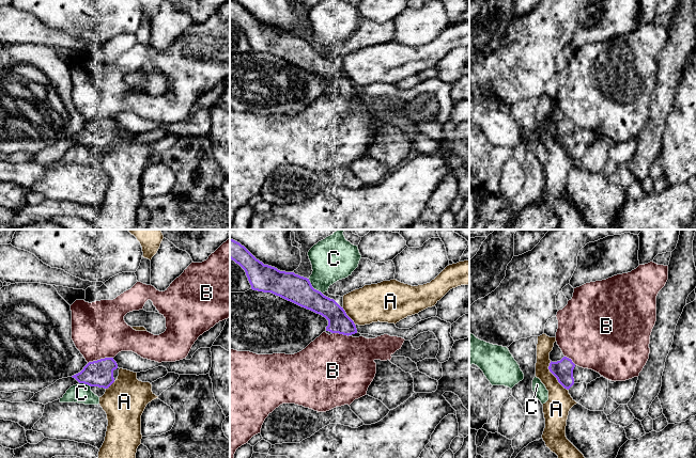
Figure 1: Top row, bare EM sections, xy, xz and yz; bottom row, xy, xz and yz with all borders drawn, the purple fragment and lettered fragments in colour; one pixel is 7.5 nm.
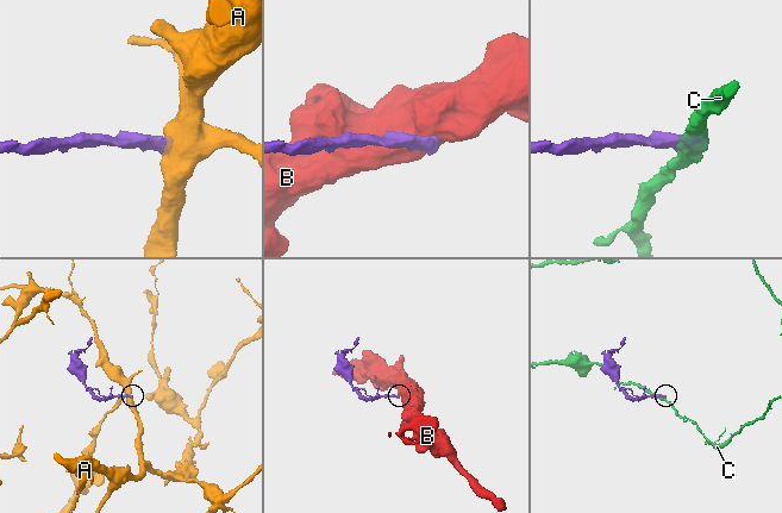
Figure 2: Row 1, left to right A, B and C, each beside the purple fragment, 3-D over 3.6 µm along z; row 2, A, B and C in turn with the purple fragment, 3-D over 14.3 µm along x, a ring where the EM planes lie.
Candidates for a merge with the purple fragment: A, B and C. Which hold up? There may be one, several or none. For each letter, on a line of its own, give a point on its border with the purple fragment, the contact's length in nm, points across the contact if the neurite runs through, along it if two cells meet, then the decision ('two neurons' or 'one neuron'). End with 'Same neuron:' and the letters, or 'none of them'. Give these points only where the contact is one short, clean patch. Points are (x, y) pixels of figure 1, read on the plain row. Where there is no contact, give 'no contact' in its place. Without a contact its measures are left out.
A: yz (554, 136) | 260 nm | two neurons
B: xy (101, 120) | 200 nm | two neurons
C: xz (312, 48) | 160 nm | two neurons
Same neuron: none of them

